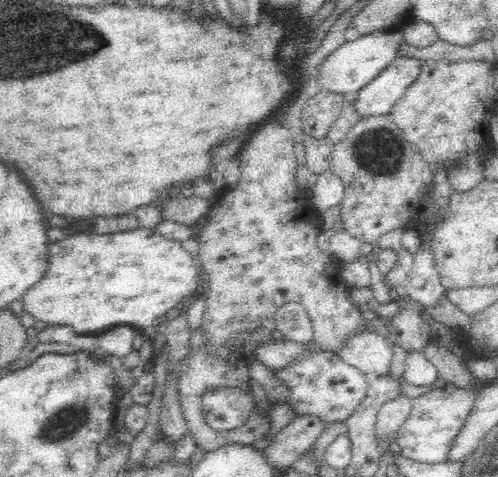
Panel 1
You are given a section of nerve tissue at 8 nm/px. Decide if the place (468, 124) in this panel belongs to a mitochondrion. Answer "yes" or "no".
no

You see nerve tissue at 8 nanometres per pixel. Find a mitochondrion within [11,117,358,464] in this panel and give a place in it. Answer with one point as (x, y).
(67, 421)

